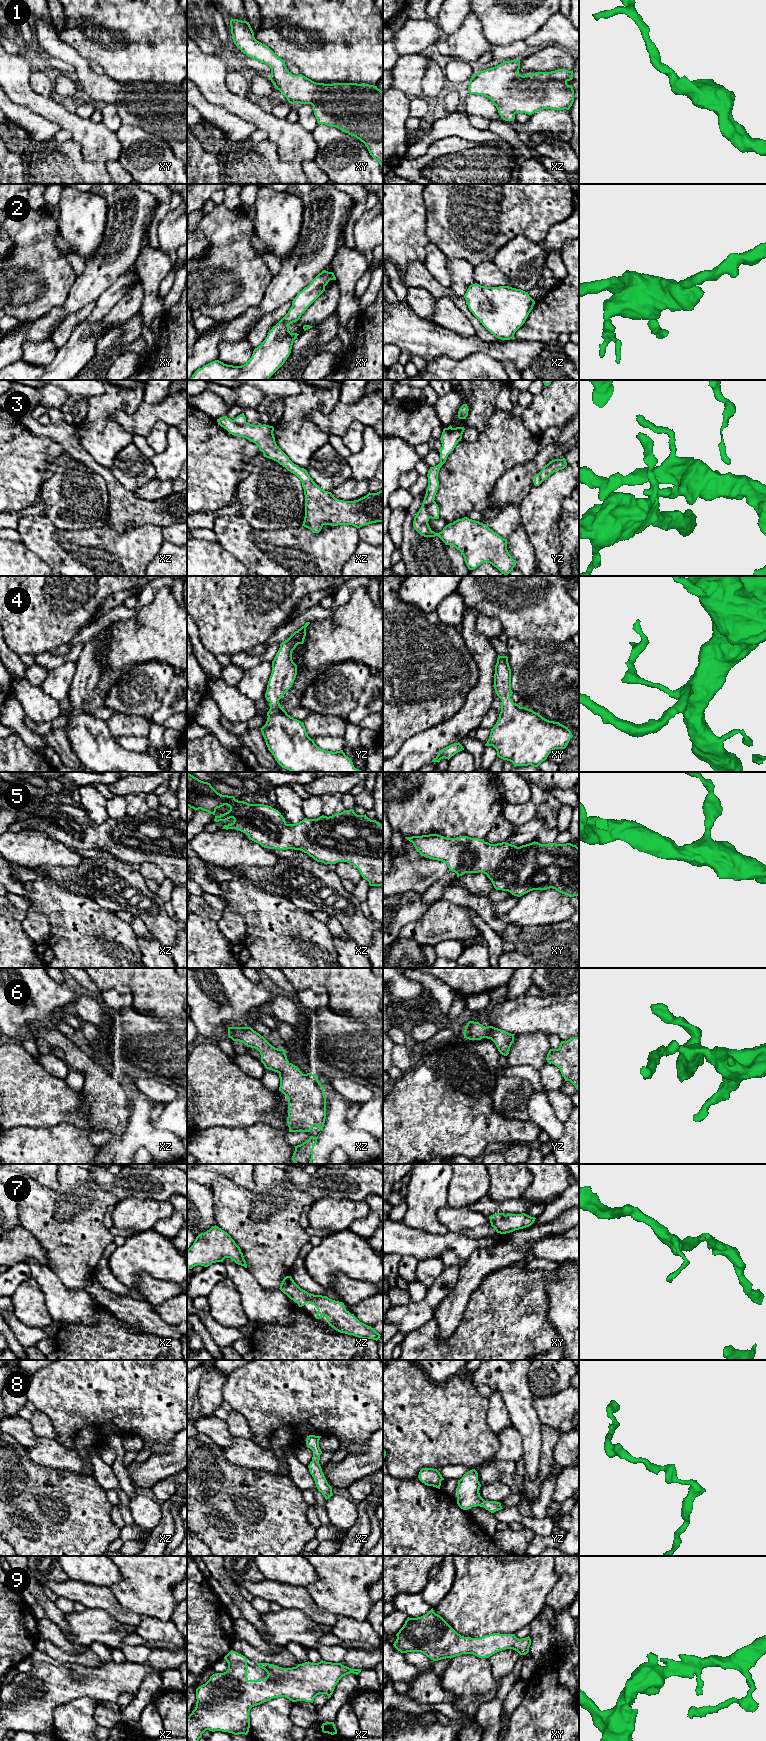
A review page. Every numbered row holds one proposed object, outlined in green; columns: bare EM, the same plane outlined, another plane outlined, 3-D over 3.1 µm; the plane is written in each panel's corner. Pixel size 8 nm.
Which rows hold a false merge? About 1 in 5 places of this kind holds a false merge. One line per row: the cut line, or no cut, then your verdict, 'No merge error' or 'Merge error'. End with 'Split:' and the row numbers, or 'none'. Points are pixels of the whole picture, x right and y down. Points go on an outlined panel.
1: No split. No merge error
2: No split. No merge error
3: Split along yz (433, 500), (427, 506), (429, 517). Merge error
4: No split. No merge error
5: No split. No merge error
6: No split. No merge error
7: No split. No merge error
8: No split. No merge error
9: No split. No merge error
Split: 3

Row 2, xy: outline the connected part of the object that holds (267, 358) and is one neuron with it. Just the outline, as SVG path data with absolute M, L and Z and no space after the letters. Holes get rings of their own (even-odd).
M323 270L311 283L300 291L292 301L288 313L268 332L265 340L254 349L251 358L241 366L227 365L219 360L212 361L195 371L189 380L269 380L289 357L294 340L299 334L291 333L289 325L300 319L307 308L325 291L330 280L336 280L333 272Z

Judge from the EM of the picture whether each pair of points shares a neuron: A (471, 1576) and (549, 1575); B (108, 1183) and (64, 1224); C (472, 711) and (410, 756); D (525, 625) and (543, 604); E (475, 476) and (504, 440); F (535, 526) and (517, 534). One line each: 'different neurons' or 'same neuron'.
A: same neuron
B: different neurons
C: same neuron
D: same neuron
E: same neuron
F: different neurons

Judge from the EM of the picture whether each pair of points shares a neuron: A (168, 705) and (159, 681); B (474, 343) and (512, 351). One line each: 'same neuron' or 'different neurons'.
A: different neurons
B: same neuron

